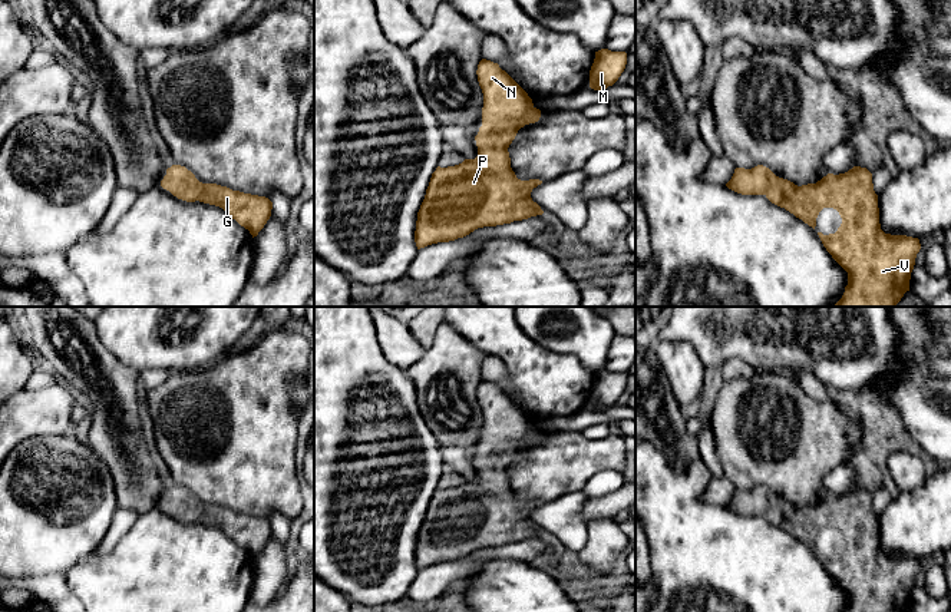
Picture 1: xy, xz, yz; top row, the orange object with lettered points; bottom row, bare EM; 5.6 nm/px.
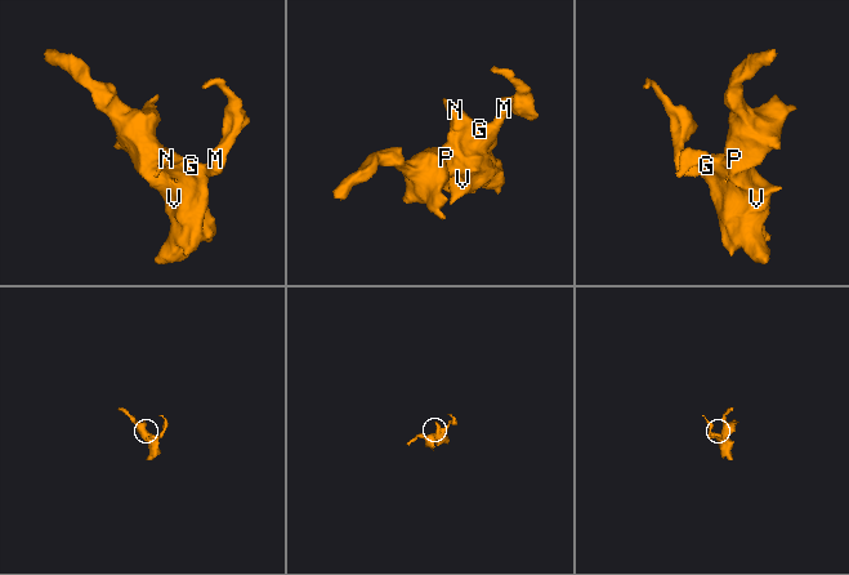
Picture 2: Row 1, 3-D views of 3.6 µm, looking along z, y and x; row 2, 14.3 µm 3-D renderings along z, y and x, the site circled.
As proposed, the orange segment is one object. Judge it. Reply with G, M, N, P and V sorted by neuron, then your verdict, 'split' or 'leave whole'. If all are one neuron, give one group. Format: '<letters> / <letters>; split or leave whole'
G M N P V; leave whole

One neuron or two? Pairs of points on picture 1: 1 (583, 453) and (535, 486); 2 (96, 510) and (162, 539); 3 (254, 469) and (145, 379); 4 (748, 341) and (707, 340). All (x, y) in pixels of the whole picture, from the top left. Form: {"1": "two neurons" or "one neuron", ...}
{"1": "one neuron", "2": "two neurons", "3": "two neurons", "4": "one neuron"}

